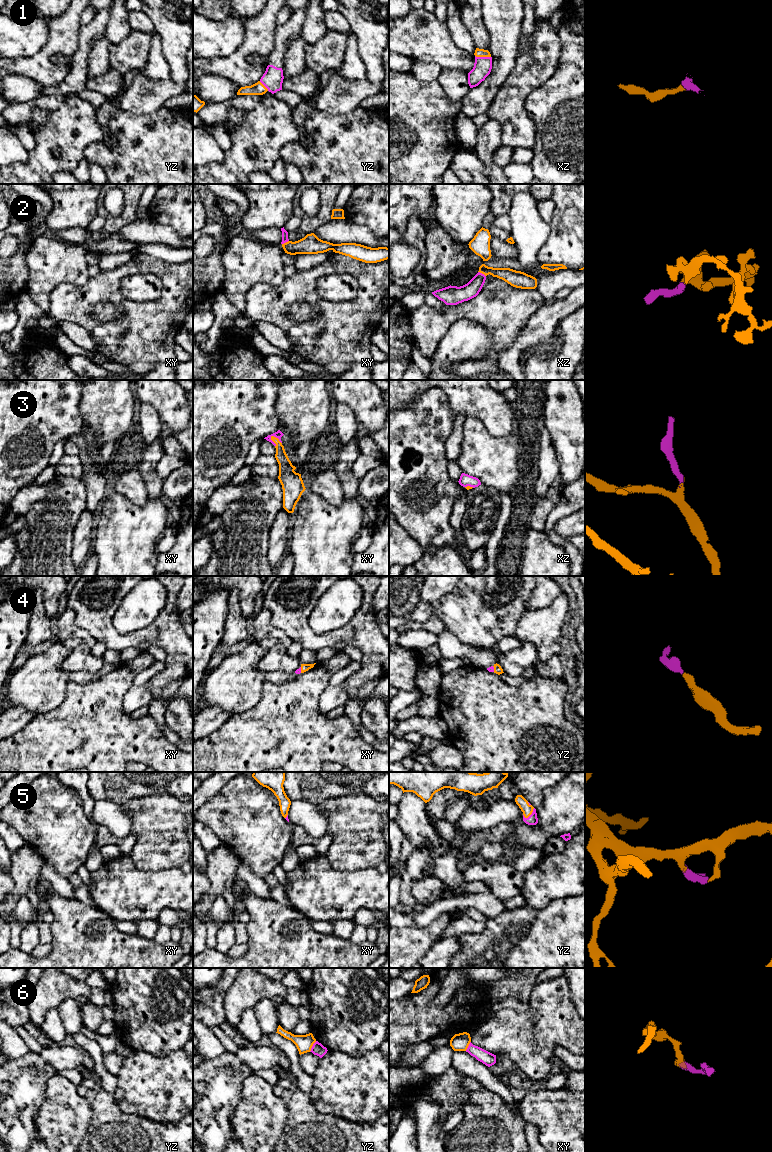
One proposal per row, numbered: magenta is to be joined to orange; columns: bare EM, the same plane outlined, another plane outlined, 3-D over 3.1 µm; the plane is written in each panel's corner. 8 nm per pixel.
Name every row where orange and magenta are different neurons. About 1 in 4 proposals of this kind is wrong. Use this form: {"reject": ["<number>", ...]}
{"reject": ["6"]}

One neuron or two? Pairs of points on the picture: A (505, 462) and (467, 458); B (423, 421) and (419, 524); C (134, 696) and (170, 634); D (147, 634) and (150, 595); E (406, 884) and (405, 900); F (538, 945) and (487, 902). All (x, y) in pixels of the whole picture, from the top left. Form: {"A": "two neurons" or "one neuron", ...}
{"A": "one neuron", "B": "one neuron", "C": "two neurons", "D": "two neurons", "E": "one neuron", "F": "two neurons"}

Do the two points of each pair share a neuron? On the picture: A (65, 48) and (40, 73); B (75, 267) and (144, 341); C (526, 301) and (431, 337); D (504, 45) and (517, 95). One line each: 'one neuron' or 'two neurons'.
A: one neuron
B: two neurons
C: one neuron
D: two neurons

